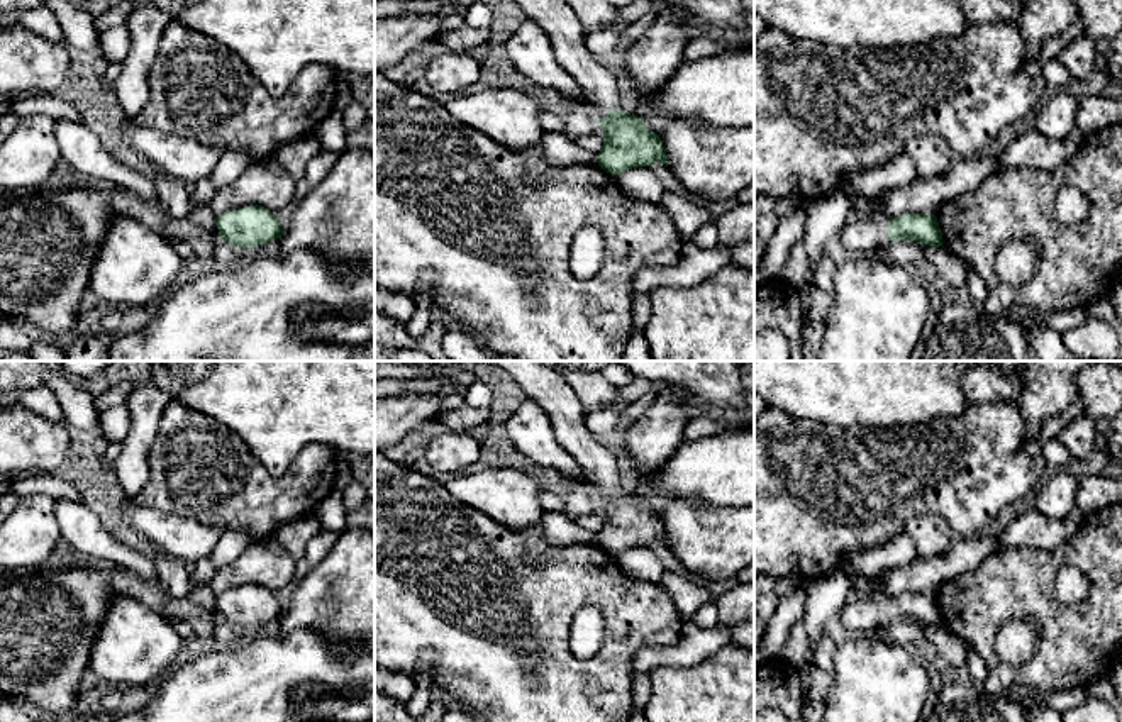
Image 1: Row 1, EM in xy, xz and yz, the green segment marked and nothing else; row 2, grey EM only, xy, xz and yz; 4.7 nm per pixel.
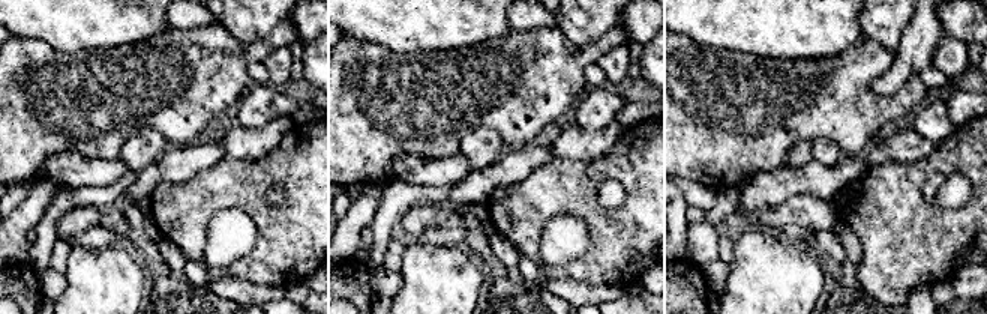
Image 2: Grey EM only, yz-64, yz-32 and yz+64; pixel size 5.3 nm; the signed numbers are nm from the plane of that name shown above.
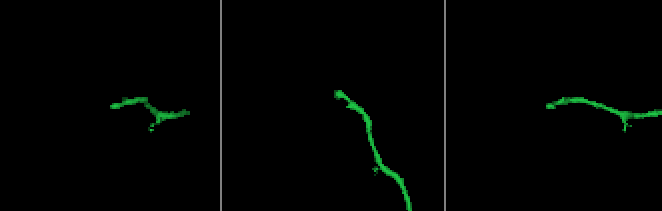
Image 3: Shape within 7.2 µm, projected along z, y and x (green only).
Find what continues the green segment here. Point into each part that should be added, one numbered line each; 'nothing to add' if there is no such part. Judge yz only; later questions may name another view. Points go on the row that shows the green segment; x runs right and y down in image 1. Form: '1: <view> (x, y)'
1: yz (863, 234)

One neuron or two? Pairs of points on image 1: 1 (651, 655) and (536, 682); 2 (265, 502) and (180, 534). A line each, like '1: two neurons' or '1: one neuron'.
1: two neurons
2: two neurons

